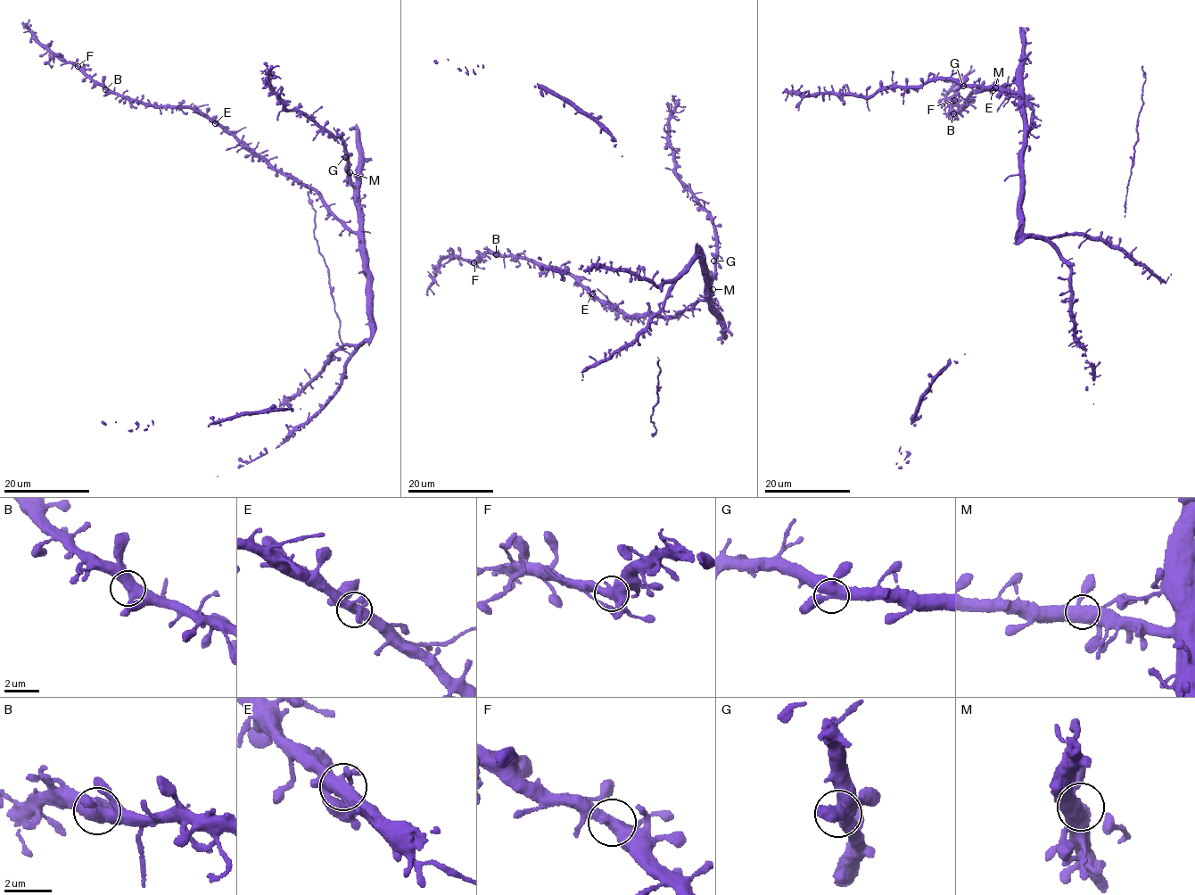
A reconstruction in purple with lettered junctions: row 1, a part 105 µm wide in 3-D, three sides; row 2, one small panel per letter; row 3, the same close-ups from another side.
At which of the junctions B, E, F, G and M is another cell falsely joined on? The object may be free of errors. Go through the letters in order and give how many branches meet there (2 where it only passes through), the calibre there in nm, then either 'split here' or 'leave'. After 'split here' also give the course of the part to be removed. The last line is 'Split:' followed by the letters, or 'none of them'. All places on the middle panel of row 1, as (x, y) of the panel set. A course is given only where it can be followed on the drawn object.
B: 3 | 460 nm | leave
E: 3 | 440 nm | leave
F: 3 | 440 nm | leave
G: 3 | 440 nm | leave
M: 3 | 440 nm | leave
Split: none of them

